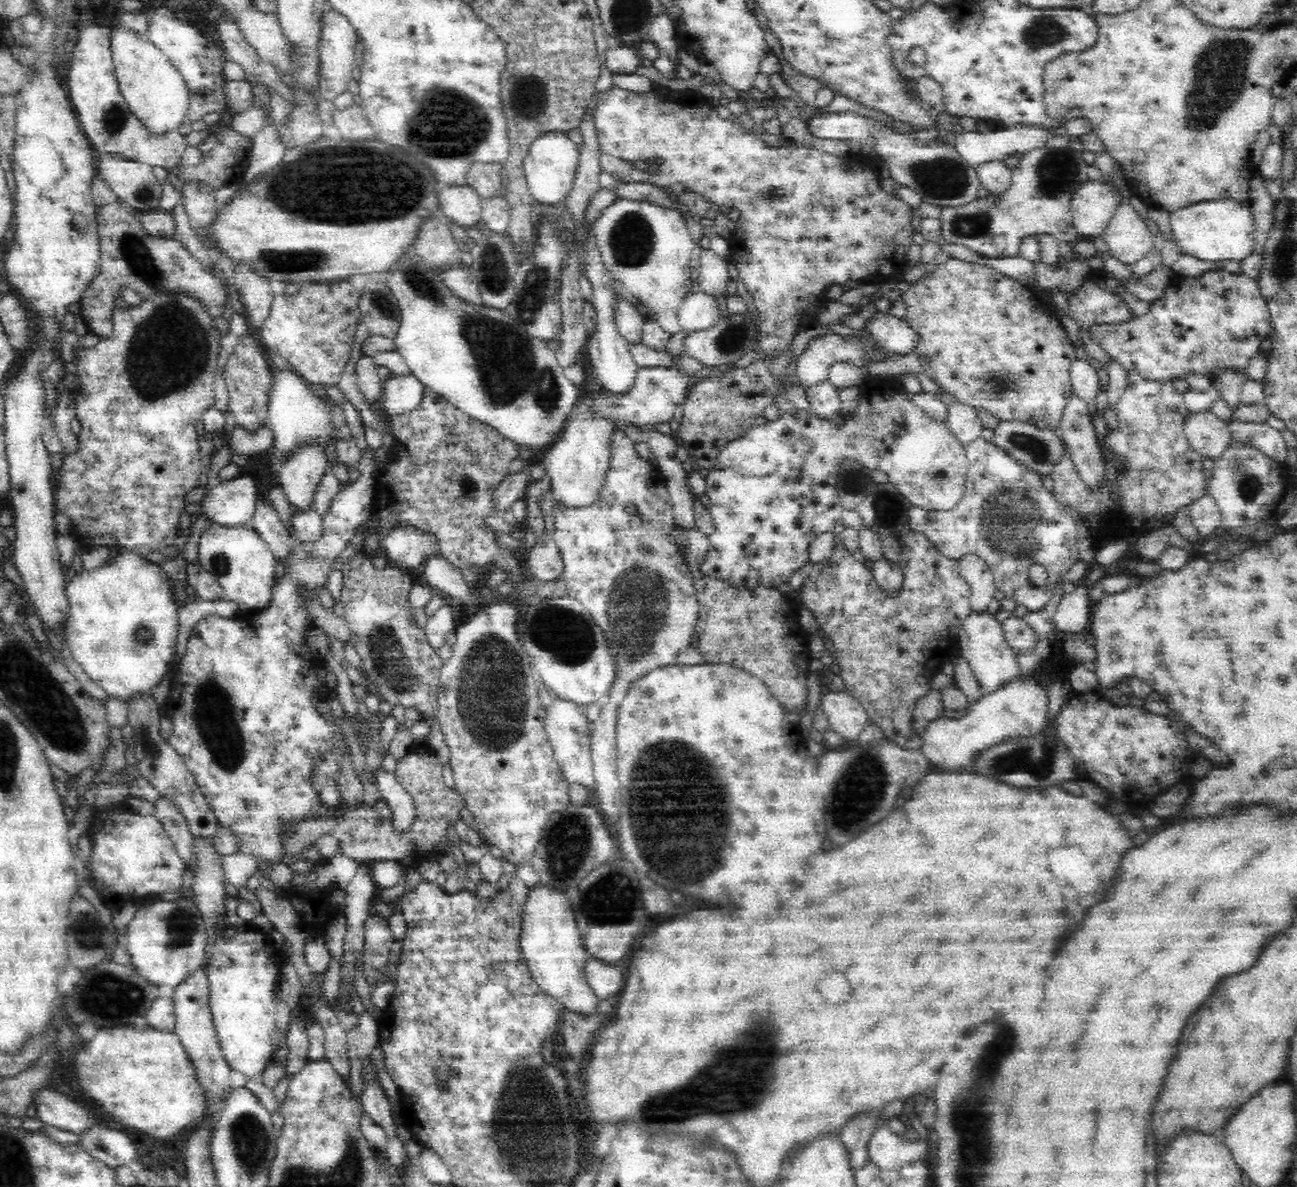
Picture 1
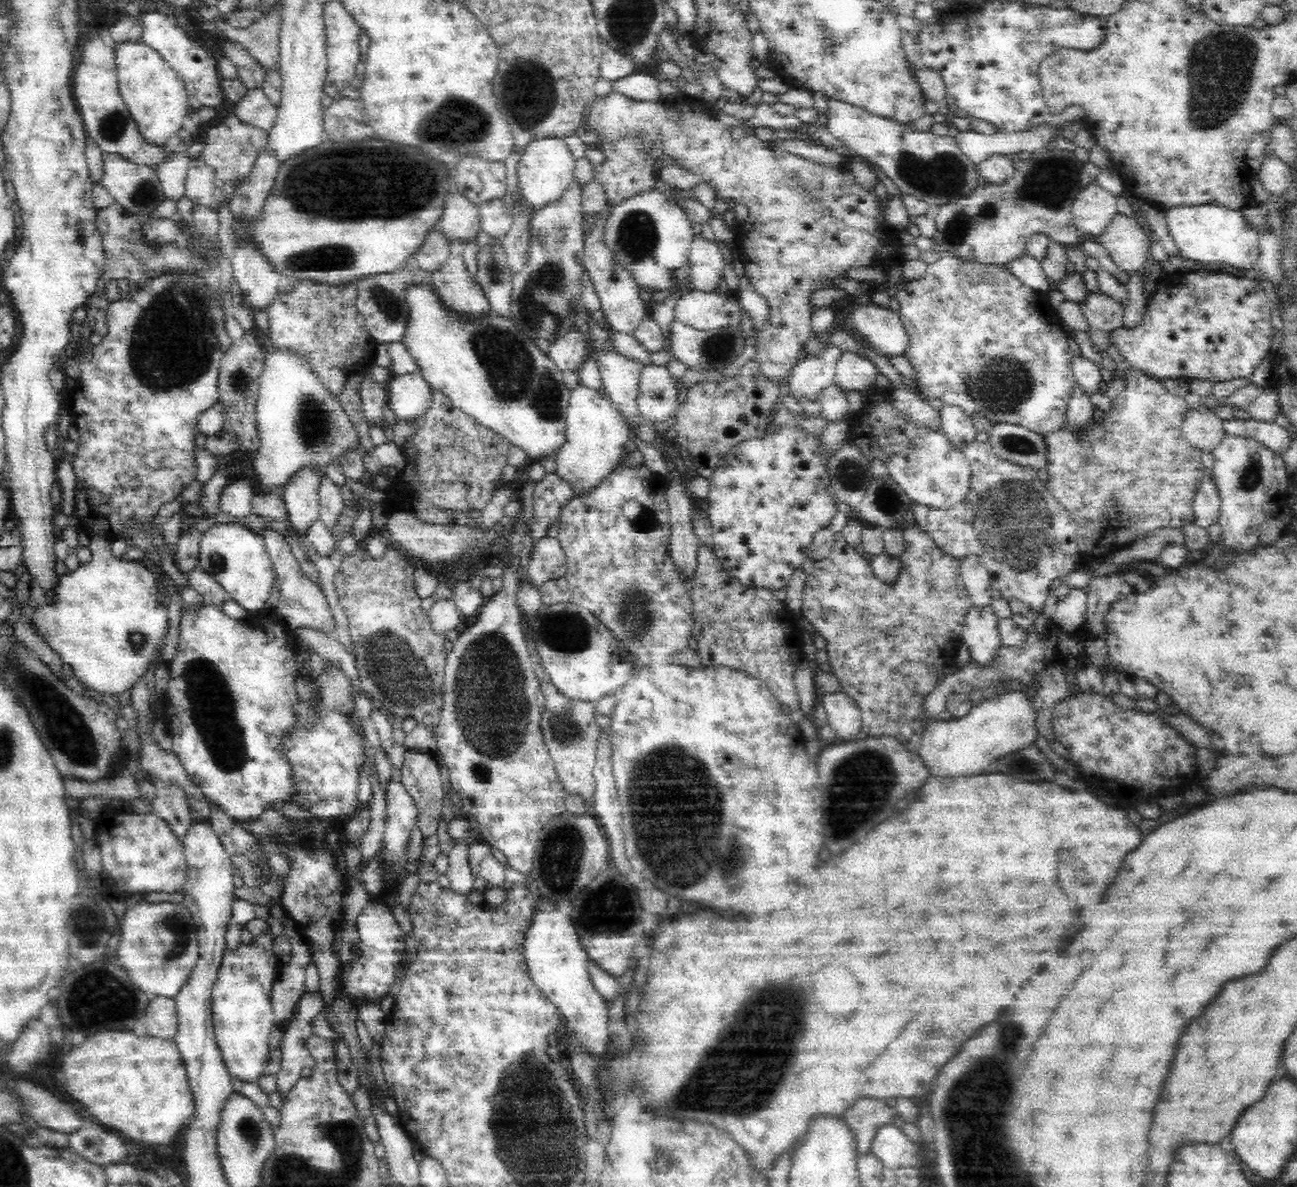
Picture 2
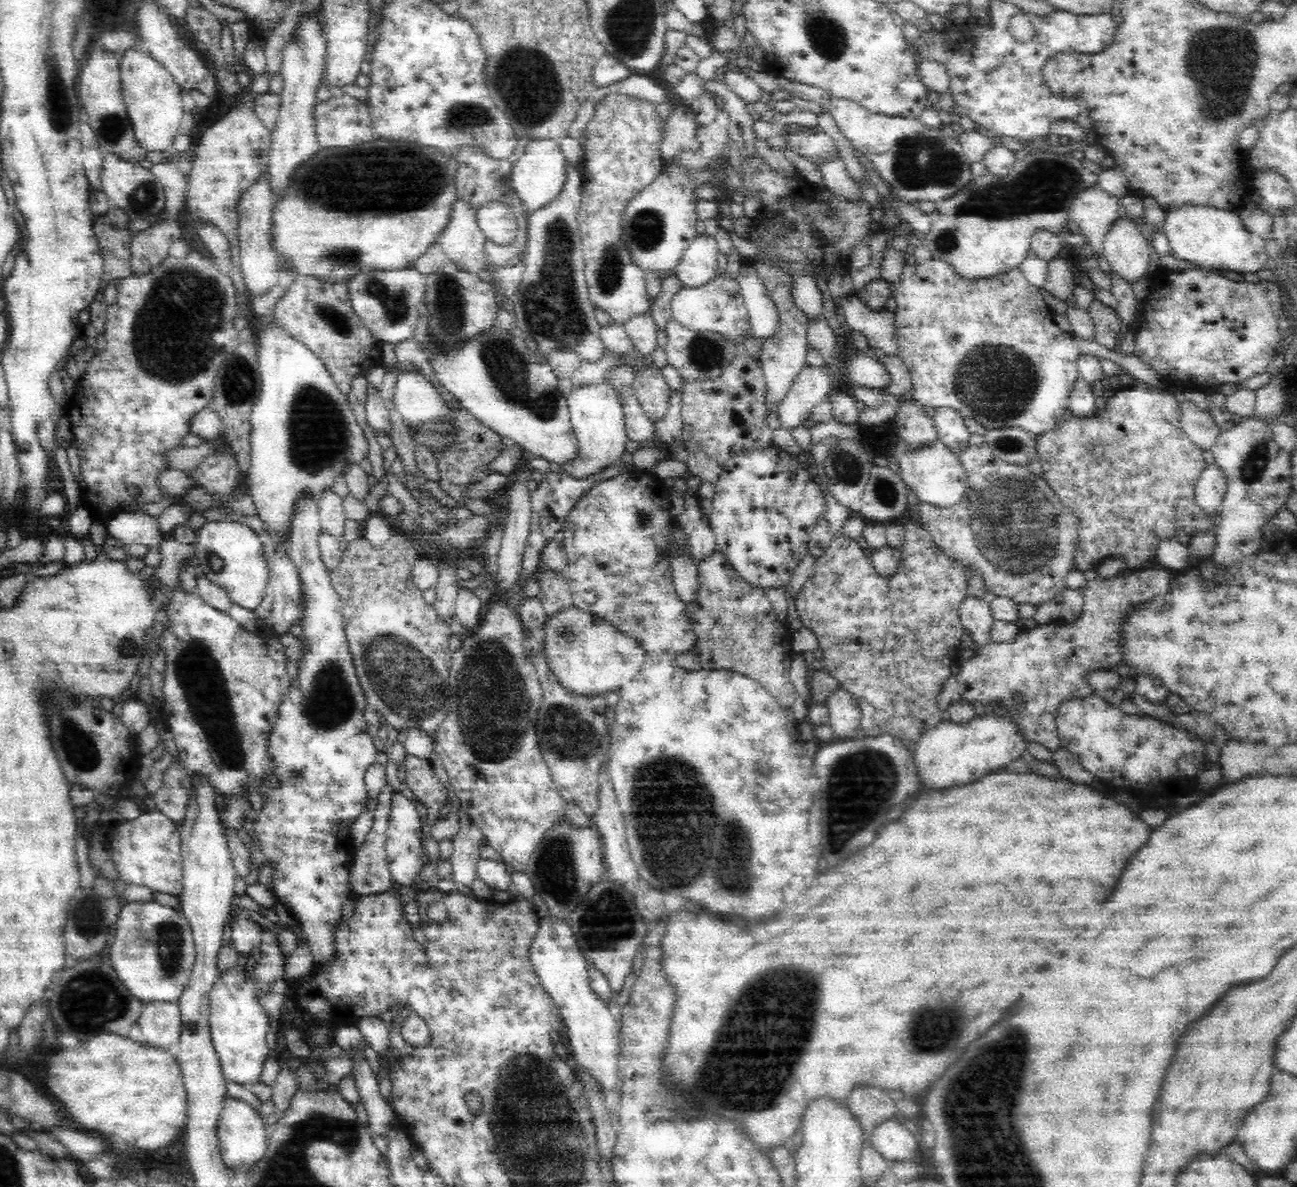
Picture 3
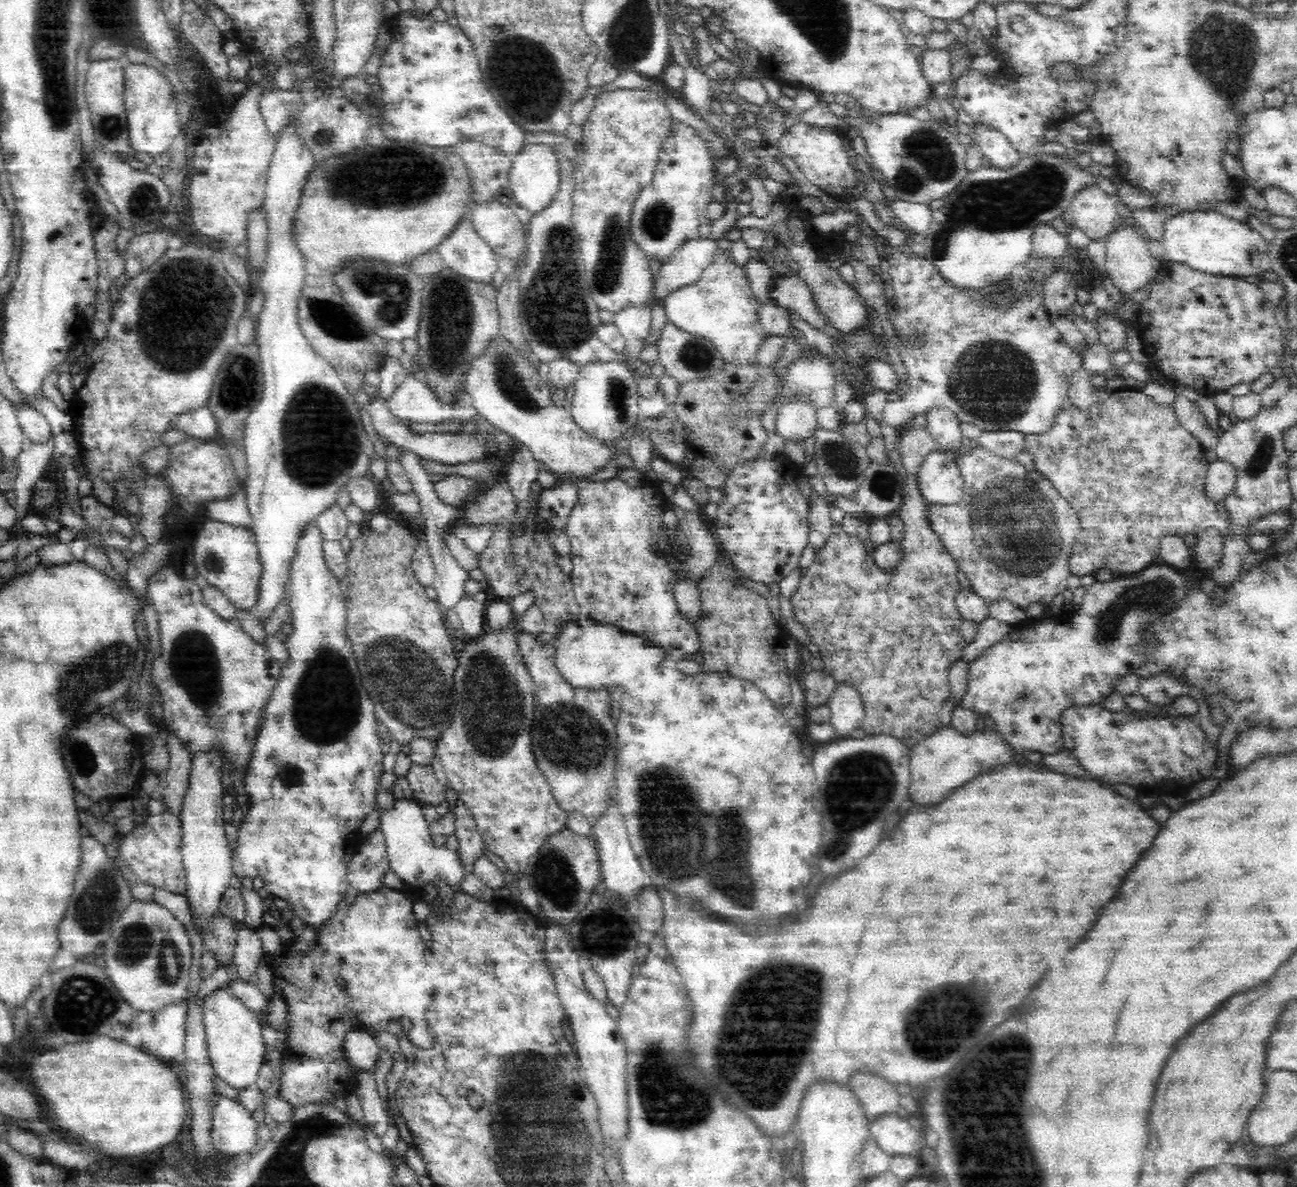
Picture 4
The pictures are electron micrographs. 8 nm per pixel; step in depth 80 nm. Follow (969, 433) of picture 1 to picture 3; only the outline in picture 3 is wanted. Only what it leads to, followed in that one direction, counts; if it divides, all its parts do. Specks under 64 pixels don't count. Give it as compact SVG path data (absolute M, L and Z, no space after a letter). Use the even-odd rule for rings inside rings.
M938 407L929 418L938 442L950 453L959 455L967 448L969 434L958 411L950 407Z

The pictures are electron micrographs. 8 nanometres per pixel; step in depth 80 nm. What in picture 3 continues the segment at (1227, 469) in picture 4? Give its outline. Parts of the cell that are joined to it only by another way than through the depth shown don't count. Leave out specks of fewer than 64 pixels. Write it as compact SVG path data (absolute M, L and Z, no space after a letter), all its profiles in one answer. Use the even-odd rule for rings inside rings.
M1208 464L1198 480L1198 502L1210 513L1218 513L1230 488L1230 477L1218 464Z

